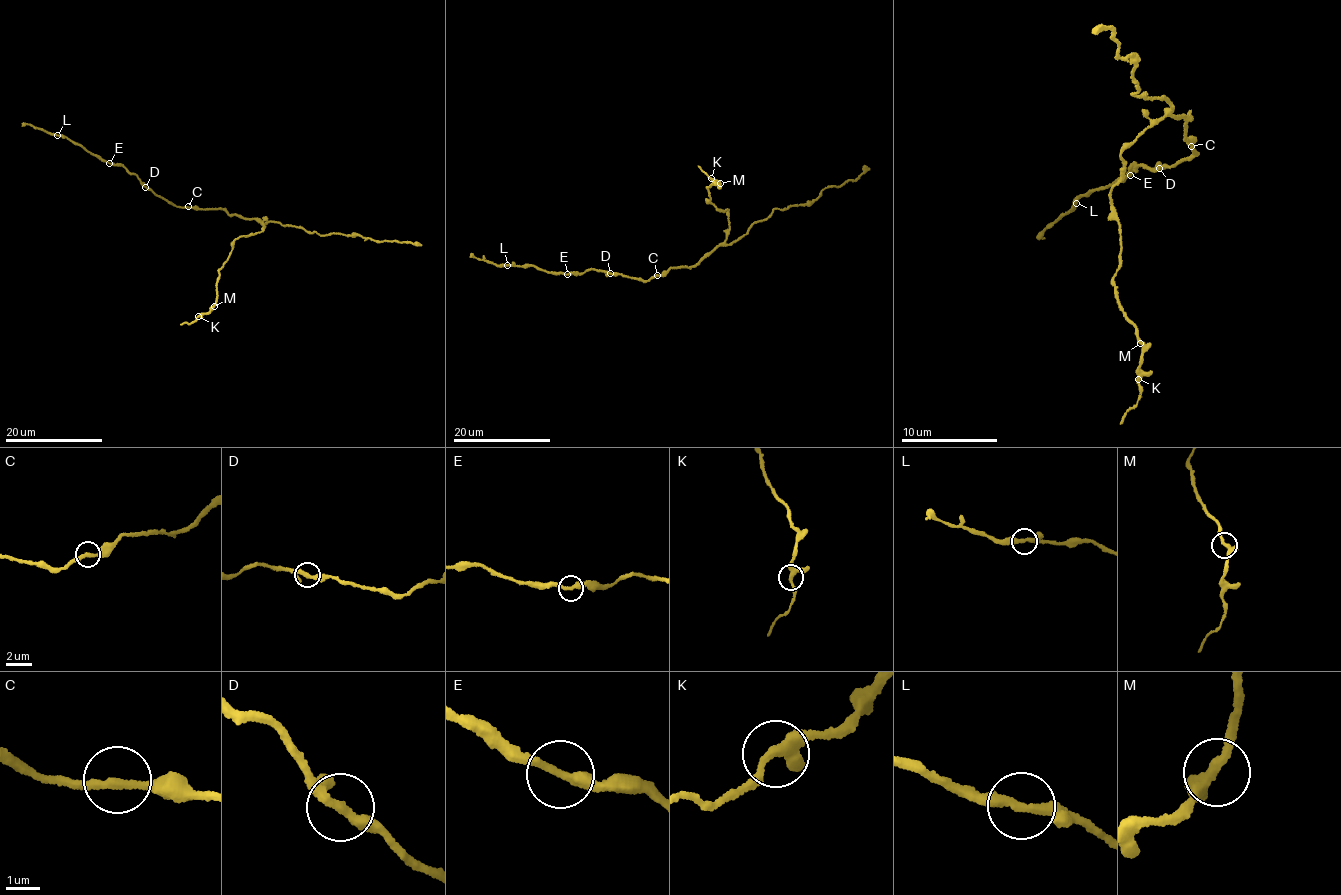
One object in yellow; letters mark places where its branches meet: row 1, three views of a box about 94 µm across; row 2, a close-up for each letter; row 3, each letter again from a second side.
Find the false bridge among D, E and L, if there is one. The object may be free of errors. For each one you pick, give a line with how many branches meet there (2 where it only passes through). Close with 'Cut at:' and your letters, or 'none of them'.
Cut at: none of them

